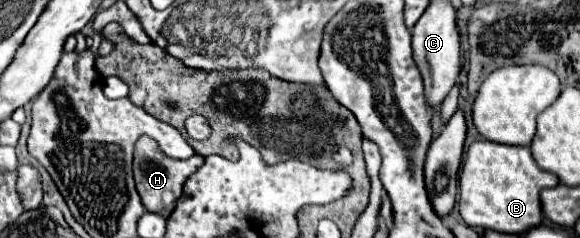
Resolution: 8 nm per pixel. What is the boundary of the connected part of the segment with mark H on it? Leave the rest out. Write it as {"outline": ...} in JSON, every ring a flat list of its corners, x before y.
{"outline":[[141,137,135,143,135,159,133,159,133,177,135,177,135,185,137,185,137,193,141,197,141,203,147,211,151,213,159,213,163,217,169,217,171,211,175,209,175,201,181,195,183,183,189,179,189,175,193,175,199,167,203,165,203,157,201,155,193,155,185,161,179,159,171,159,167,157,161,147,157,145,157,141,153,141,151,137]]}

